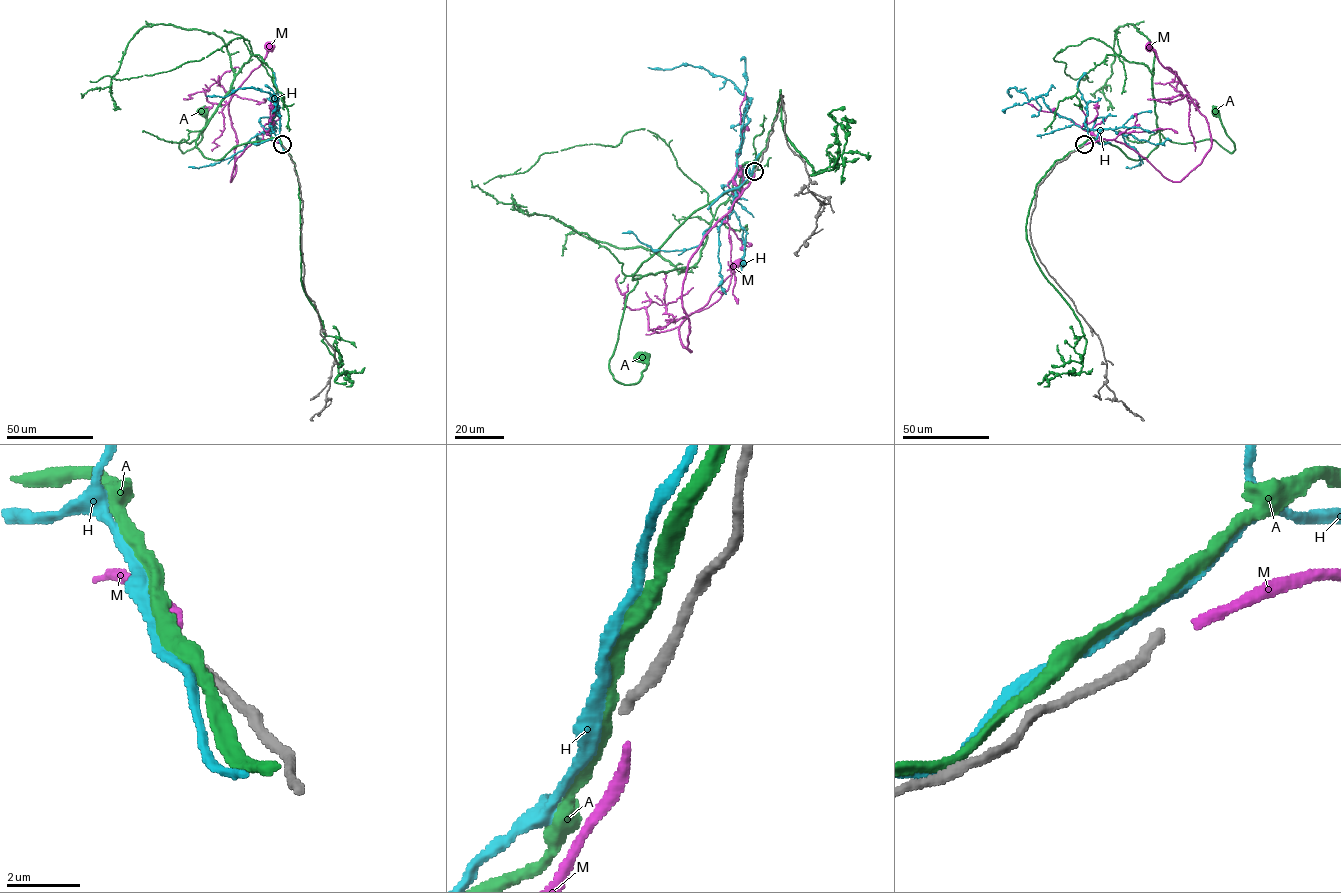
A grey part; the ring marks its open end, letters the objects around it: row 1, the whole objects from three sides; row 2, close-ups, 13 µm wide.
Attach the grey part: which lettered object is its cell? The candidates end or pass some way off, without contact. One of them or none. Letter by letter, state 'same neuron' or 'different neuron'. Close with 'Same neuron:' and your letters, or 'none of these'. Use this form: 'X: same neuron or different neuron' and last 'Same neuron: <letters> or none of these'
A: different neuron
H: different neuron
M: different neuron
Same neuron: none of these

